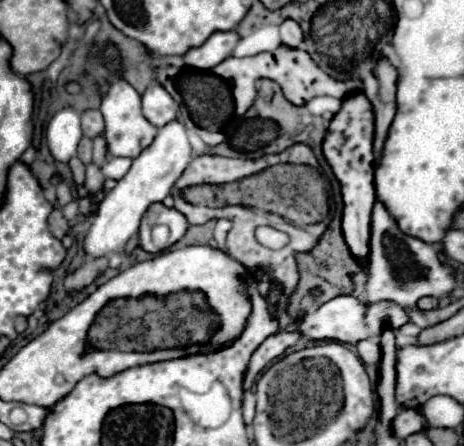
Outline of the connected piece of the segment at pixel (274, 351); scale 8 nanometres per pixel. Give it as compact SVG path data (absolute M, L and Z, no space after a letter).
M296 330L296 332L278 332L278 334L270 336L270 338L266 338L254 350L254 354L250 358L250 364L248 364L246 376L244 376L244 390L250 390L254 380L256 380L256 376L266 368L266 364L272 362L274 358L278 358L280 354L284 354L284 350L288 346L294 346L296 340L300 340L300 336L302 334Z

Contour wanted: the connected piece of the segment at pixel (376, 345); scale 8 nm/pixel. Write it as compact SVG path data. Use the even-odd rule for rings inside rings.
M378 338L362 340L356 348L358 348L358 354L360 354L360 358L362 358L364 364L368 364L368 366L378 366L380 356L382 356L382 350L380 350L380 342L378 342Z

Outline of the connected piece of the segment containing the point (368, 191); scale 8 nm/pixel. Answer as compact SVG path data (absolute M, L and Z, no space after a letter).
M354 92L342 100L342 108L332 118L328 126L328 134L324 138L324 156L342 184L342 198L344 198L342 232L346 244L350 246L350 250L358 260L364 260L368 256L370 216L372 216L372 206L376 202L376 192L374 192L376 156L374 156L374 114L368 98L362 92Z

